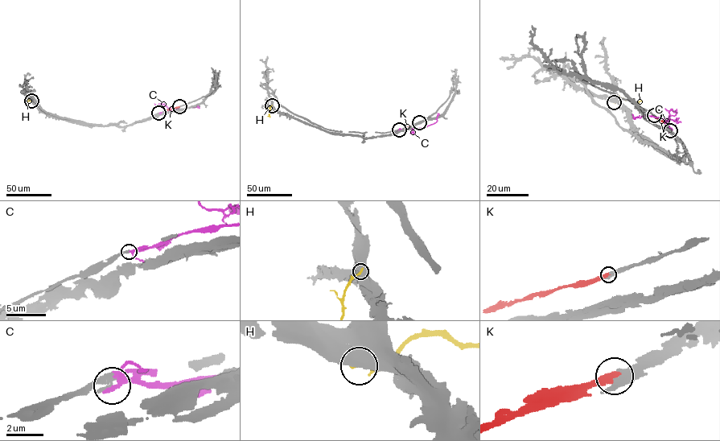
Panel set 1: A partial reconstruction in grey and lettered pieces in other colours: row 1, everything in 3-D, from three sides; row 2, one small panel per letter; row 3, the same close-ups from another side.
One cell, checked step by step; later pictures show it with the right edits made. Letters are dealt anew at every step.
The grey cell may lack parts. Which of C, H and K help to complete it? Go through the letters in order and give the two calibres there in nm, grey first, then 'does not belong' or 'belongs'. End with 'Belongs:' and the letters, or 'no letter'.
C: calibres 320 and 220 nm; does not belong
H: calibres 1050 and 220 nm; does not belong
K: calibres 460 and 360 nm; belongs
Belongs: K

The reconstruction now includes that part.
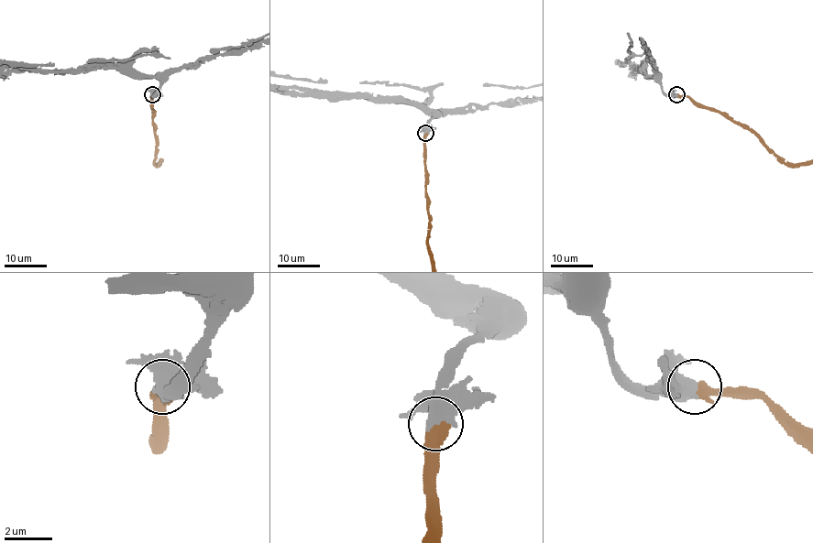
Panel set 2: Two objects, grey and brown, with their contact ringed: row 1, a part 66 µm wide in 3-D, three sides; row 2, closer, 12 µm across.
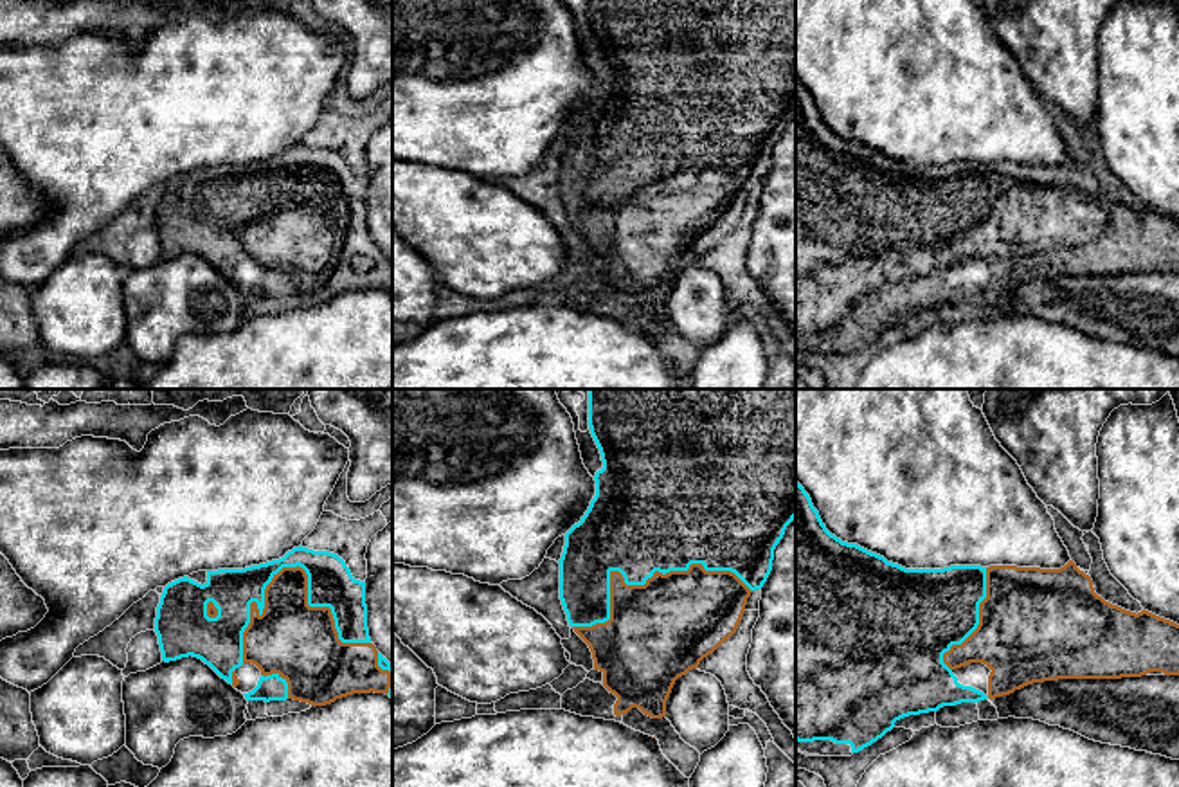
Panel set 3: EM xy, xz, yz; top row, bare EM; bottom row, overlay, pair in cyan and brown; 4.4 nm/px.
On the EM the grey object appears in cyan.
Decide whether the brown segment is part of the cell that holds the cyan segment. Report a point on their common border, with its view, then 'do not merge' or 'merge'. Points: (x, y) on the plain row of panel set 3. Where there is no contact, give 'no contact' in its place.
xy (294, 162) | merge

